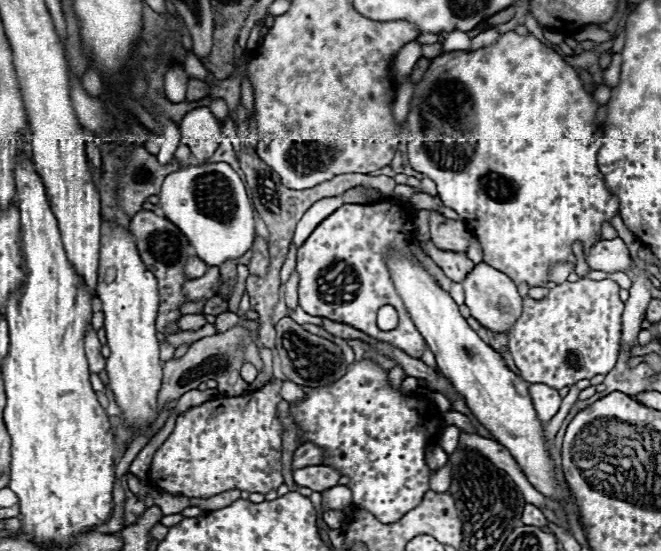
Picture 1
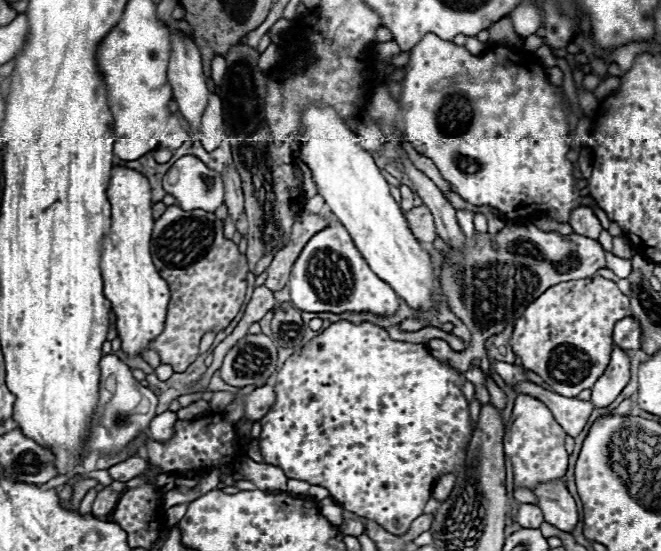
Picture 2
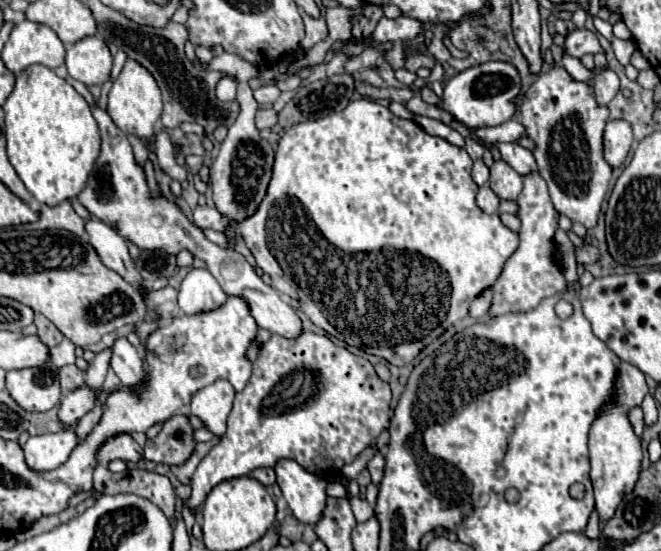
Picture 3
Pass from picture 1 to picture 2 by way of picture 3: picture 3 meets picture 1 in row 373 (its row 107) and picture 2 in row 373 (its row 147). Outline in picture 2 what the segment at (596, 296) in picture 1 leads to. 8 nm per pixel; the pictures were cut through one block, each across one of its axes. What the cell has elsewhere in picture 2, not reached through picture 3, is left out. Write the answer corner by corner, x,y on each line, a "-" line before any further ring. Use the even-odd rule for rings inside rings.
602,276
594,278
580,278
570,282
560,282
548,288
542,296
538,296
520,318
514,320
514,330
510,336
510,346
514,354
522,360
522,366
536,372
556,394
574,398
582,390
592,388
594,382
604,374
610,352
612,352
612,332
614,324
622,318
630,316
630,300
624,296
616,282
606,280

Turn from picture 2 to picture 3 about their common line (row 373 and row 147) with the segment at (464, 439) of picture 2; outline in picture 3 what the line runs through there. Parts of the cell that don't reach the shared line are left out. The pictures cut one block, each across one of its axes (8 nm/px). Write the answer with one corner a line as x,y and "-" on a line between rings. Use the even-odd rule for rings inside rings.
368,98
352,100
342,112
328,114
320,120
296,124
284,132
276,148
276,162
274,162
274,172
268,186
268,194
262,200
258,212
246,218
244,222
240,222
236,230
244,238
250,252
254,254
256,264
266,274
272,276
274,288
290,298
296,298
300,302
300,310
318,328
326,330
326,334
338,340
342,340
344,336
344,342
348,346
360,348
366,354
380,356
394,366
406,366
420,354
422,348
426,348
438,336
442,336
448,326
468,316
468,308
472,300
482,290
490,288
492,282
496,282
496,278
500,276
504,268
504,262
516,252
516,246
518,246
518,234
510,230
508,226
504,226
498,214
484,214
476,206
474,198
476,198
478,186
470,178
470,170
472,170
472,160
464,148
456,148
442,138
426,134
416,122
396,118
386,106
374,100
368,100

